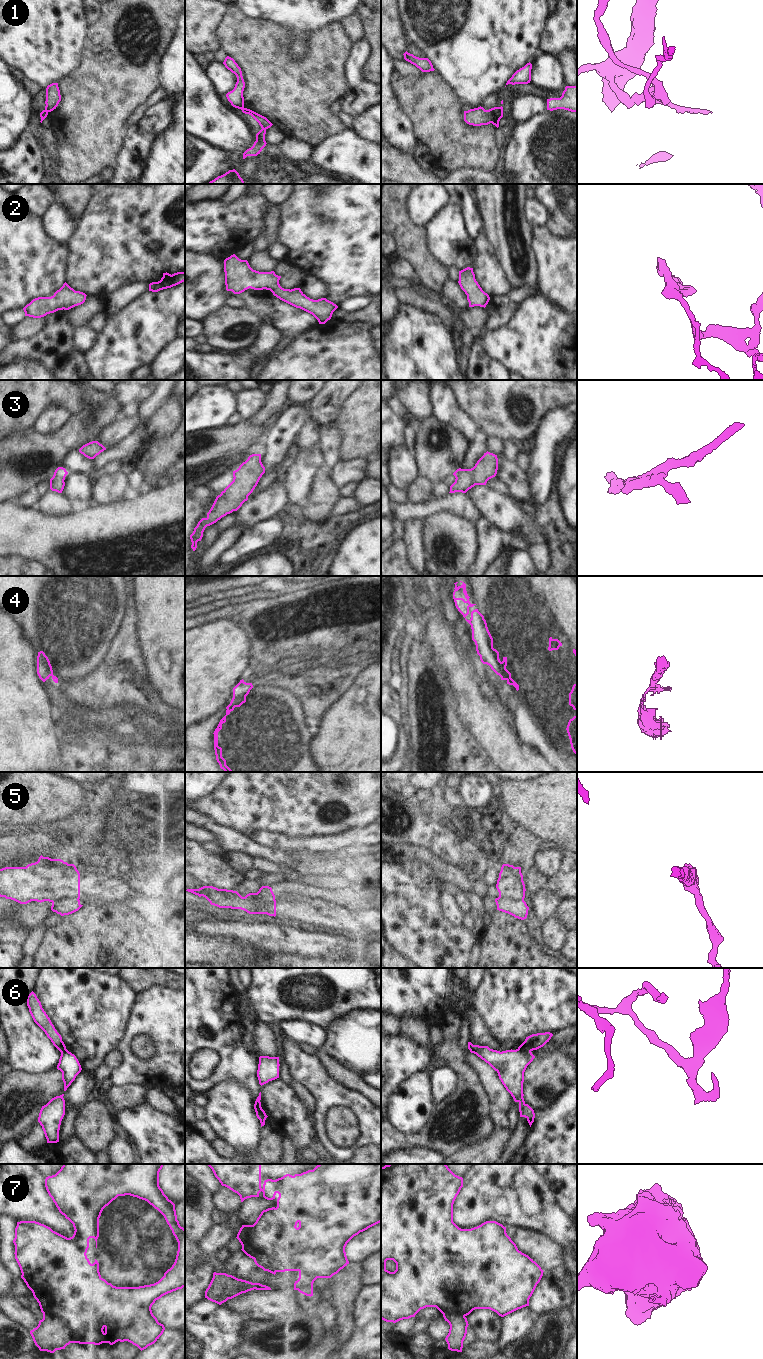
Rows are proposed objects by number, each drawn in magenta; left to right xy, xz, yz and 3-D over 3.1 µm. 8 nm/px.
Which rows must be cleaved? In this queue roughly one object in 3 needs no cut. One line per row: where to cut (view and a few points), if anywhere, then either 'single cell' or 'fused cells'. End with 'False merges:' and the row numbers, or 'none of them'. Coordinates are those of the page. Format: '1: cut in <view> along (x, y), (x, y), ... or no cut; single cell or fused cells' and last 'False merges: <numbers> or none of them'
1: cut in xz along (243, 107), (241, 109); fused cells
2: no cut; single cell
3: no cut; single cell
4: cut in yz along (500, 662), (501, 676); fused cells
5: cut in xy along (78, 898), (59, 898), (52, 902); fused cells
6: cut in xz along (255, 1103), (260, 1113), (260, 1119), (264, 1123); fused cells
7: cut in xy along (43, 1312), (56, 1315), (65, 1324), (71, 1342); fused cells
False merges: 1, 4, 5, 6, 7

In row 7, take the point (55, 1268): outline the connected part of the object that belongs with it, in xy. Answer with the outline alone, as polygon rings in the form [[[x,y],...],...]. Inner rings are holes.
[[[63,1164],[61,1169],[55,1175],[46,1177],[45,1187],[49,1196],[52,1198],[53,1202],[58,1208],[59,1212],[62,1215],[64,1215],[65,1218],[68,1219],[73,1224],[75,1230],[73,1236],[67,1238],[53,1231],[50,1227],[36,1221],[17,1222],[17,1226],[15,1228],[15,1238],[13,1240],[13,1243],[15,1245],[15,1253],[14,1253],[15,1259],[22,1273],[21,1278],[24,1280],[27,1287],[32,1291],[34,1298],[39,1303],[41,1312],[57,1316],[66,1324],[71,1343],[94,1344],[94,1345],[109,1343],[110,1345],[113,1345],[118,1341],[120,1342],[128,1341],[133,1345],[137,1346],[142,1351],[146,1349],[148,1346],[154,1344],[159,1339],[159,1337],[163,1334],[165,1327],[163,1324],[159,1323],[157,1318],[153,1315],[151,1307],[155,1303],[155,1301],[160,1299],[162,1296],[185,1287],[185,1229],[180,1226],[179,1221],[177,1220],[175,1204],[168,1199],[168,1197],[164,1194],[163,1190],[159,1186],[159,1172],[162,1169],[162,1167],[163,1164]],[[125,1195],[130,1195],[145,1200],[150,1205],[152,1205],[155,1209],[157,1209],[164,1216],[167,1224],[169,1225],[173,1235],[175,1236],[178,1242],[178,1251],[177,1251],[174,1264],[170,1269],[168,1269],[164,1273],[164,1276],[154,1284],[144,1285],[139,1287],[113,1286],[111,1283],[108,1283],[105,1279],[101,1277],[99,1272],[98,1261],[95,1259],[95,1262],[91,1264],[86,1255],[87,1250],[89,1248],[90,1238],[95,1239],[96,1248],[97,1248],[97,1239],[99,1237],[99,1218],[101,1216],[103,1209],[106,1206],[108,1206],[113,1200],[115,1200],[118,1196],[125,1196]]]

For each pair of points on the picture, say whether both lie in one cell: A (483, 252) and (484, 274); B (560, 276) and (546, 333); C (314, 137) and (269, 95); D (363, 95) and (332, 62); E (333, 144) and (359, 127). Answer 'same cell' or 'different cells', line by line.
A: same cell
B: different cells
C: same cell
D: different cells
E: different cells

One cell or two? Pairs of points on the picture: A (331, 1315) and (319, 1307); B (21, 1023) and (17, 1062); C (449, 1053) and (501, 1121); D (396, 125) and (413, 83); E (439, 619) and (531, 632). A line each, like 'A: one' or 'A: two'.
A: one
B: one
C: two
D: two
E: two

